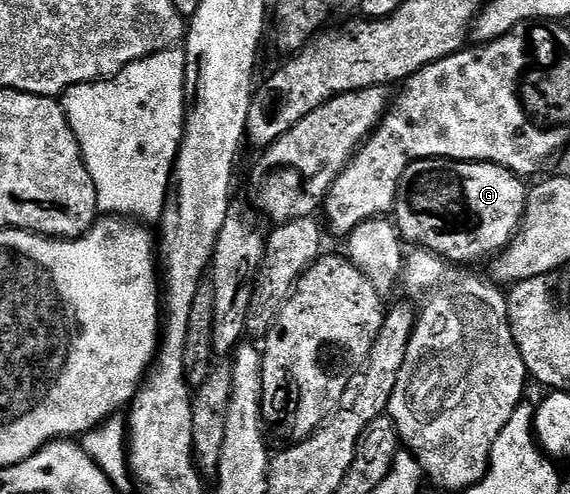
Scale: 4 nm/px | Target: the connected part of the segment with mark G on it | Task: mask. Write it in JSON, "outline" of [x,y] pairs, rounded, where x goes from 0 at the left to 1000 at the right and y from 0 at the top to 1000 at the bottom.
{"outline":[[[728,324],[700,356],[686,427],[696,472],[712,492],[733,490],[746,498],[739,502],[795,534],[863,516],[900,480],[921,433],[925,377],[914,368],[909,354],[867,328]]]}

